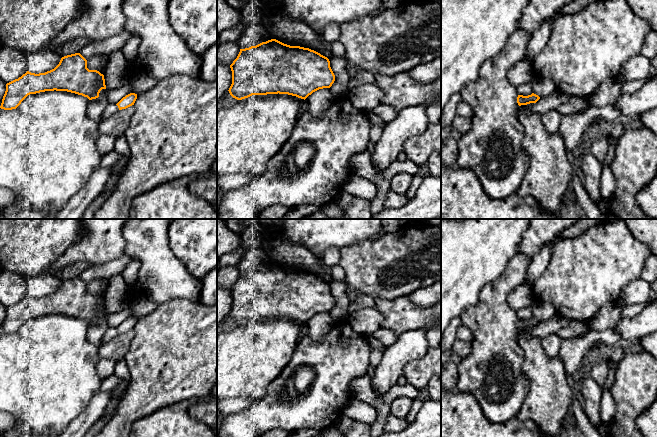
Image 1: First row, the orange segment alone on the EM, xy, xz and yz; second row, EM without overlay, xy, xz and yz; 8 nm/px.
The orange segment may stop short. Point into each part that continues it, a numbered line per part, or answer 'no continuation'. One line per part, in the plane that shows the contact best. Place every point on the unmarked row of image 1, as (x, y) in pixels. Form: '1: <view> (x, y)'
no continuation

